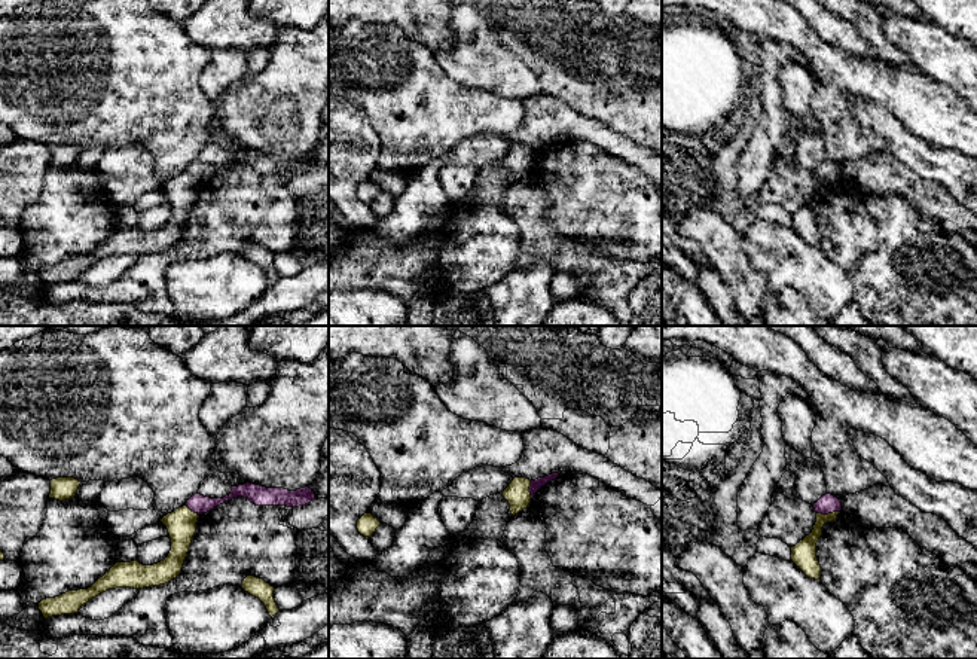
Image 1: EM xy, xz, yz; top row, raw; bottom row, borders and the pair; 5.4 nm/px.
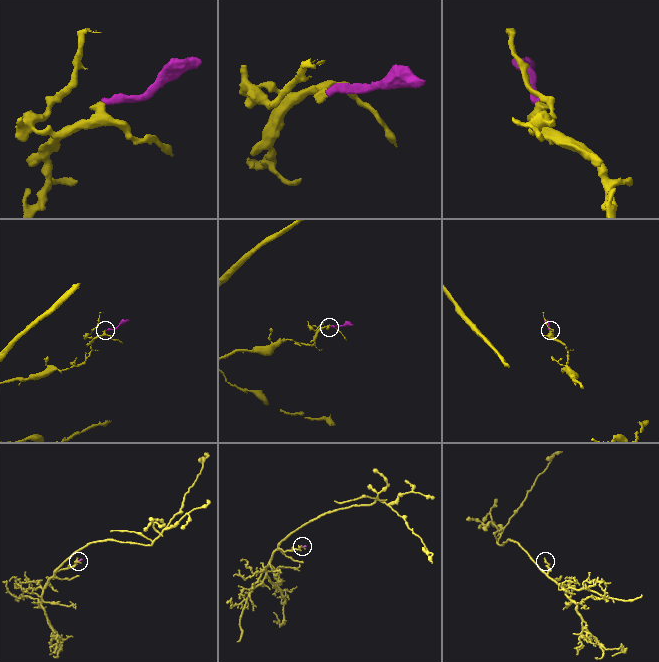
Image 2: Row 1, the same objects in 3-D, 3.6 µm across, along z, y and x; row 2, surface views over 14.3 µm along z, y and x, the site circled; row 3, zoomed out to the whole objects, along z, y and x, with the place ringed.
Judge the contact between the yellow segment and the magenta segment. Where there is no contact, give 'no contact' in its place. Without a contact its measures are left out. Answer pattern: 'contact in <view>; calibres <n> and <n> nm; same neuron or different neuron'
contact in yz; calibres 130 and 100 nm; same neuron

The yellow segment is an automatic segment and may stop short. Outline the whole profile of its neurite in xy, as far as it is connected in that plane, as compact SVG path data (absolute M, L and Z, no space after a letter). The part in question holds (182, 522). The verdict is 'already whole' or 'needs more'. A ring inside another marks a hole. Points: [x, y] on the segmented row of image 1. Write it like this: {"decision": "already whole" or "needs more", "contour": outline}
{"decision": "needs more", "contour": "M250 482L232 486L230 494L223 498L210 498L195 494L183 507L175 509L161 519L171 539L171 550L164 561L153 565L143 565L137 559L131 562L116 562L91 588L68 591L59 597L42 599L39 602L39 610L45 619L61 614L74 614L83 604L109 589L143 589L171 582L181 573L190 543L196 533L198 518L236 497L248 498L256 506L287 507L305 506L317 498L309 486L288 491L284 488L266 488Z"}

